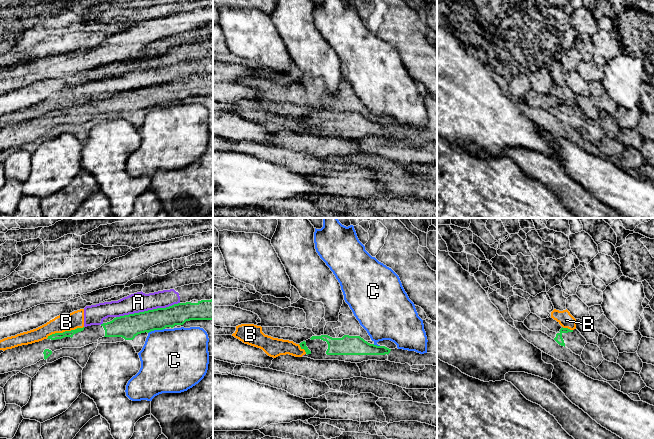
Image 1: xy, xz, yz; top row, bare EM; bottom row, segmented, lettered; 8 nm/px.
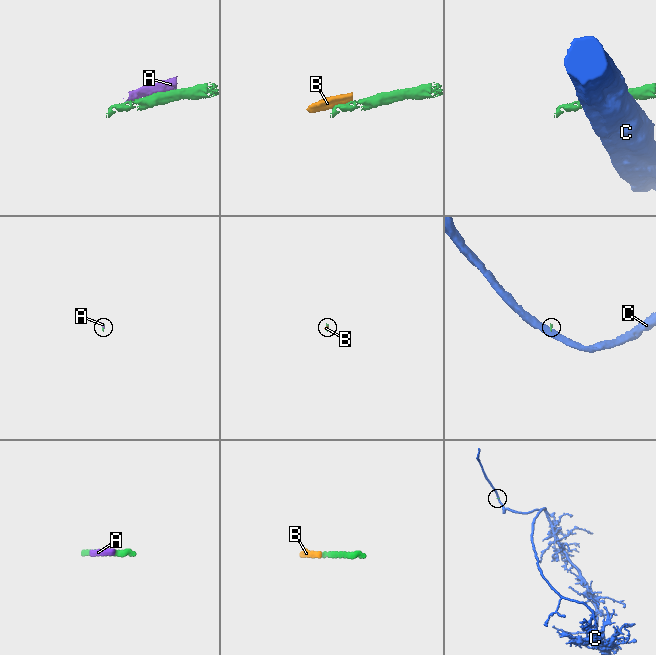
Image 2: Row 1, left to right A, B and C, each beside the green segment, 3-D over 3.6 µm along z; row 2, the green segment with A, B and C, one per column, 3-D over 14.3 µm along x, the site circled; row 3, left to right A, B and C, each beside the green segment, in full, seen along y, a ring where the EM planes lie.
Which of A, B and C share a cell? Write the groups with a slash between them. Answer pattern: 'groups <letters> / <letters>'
groups A B / C

